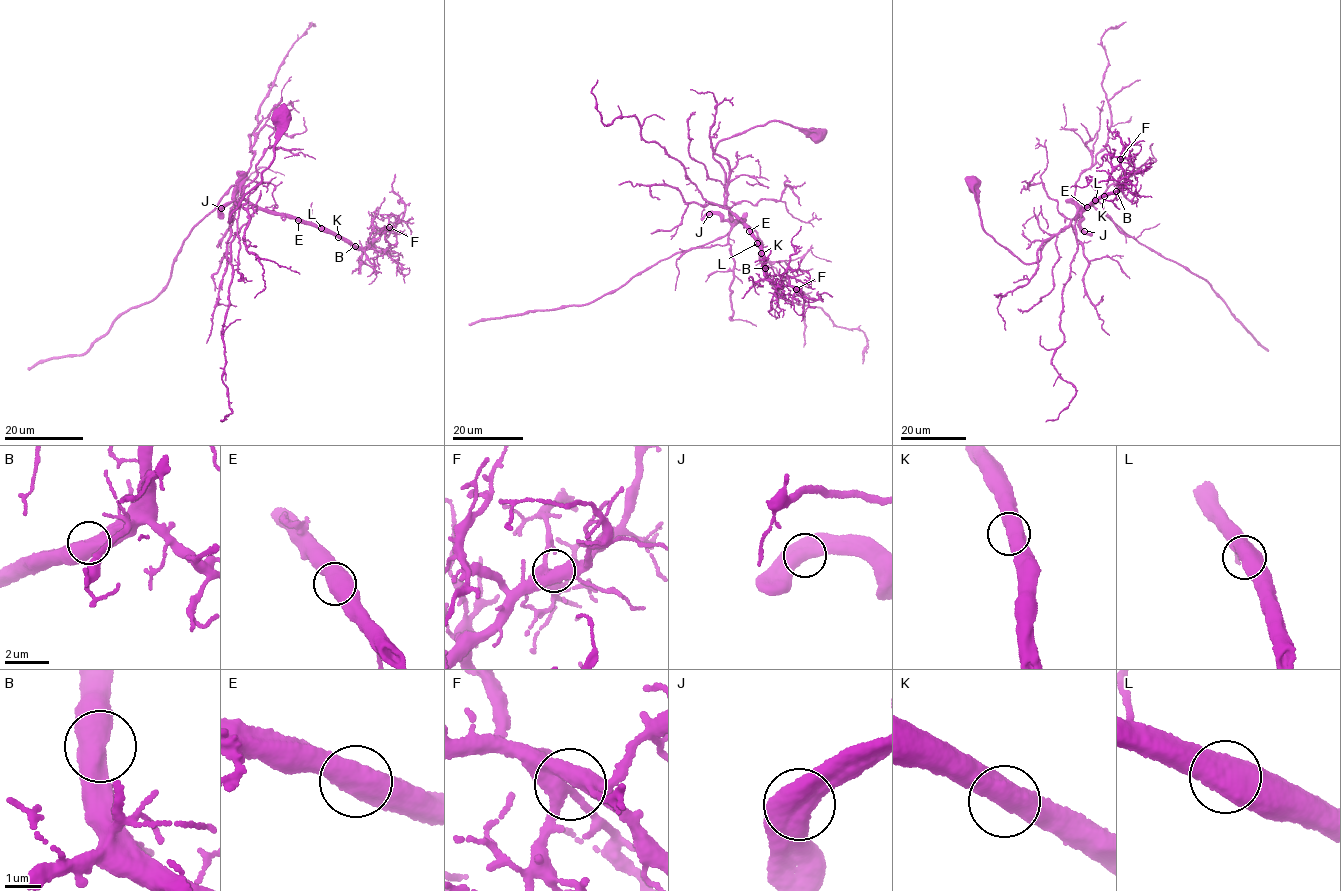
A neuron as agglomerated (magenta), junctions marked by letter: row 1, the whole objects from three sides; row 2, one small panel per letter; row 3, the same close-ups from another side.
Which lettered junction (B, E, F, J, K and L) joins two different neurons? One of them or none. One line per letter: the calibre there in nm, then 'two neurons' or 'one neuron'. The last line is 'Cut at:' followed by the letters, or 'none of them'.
B: 600 nm thick; one neuron
E: 600 nm thick; one neuron
F: 480 nm thick; one neuron
J: 700 nm thick; one neuron
K: 650 nm thick; one neuron
L: 650 nm thick; one neuron
Cut at: none of them

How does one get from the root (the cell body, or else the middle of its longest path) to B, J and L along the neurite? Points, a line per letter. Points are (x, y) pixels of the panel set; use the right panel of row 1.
B: (973, 185), (983, 229), (1026, 264), (1039, 260), (1047, 240), (1078, 217), (1094, 200), (1116, 191)
J: (973, 185), (983, 229), (1026, 264), (1039, 260), (1047, 240), (1068, 225), (1080, 207), (1080, 226), (1084, 230)
L: (973, 185), (983, 229), (1026, 264), (1039, 260), (1047, 240), (1095, 200)

